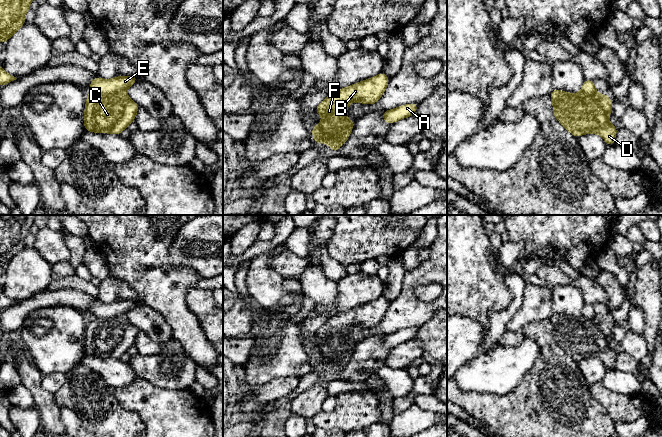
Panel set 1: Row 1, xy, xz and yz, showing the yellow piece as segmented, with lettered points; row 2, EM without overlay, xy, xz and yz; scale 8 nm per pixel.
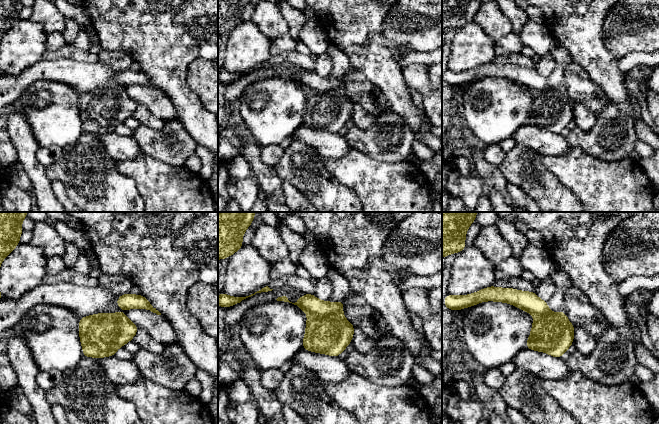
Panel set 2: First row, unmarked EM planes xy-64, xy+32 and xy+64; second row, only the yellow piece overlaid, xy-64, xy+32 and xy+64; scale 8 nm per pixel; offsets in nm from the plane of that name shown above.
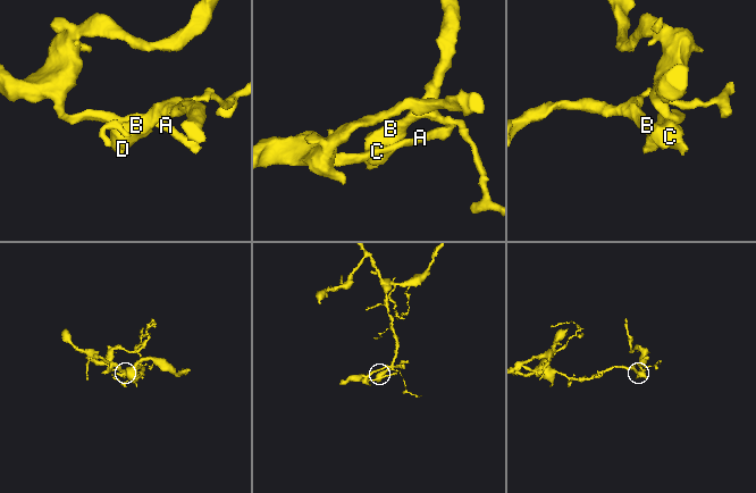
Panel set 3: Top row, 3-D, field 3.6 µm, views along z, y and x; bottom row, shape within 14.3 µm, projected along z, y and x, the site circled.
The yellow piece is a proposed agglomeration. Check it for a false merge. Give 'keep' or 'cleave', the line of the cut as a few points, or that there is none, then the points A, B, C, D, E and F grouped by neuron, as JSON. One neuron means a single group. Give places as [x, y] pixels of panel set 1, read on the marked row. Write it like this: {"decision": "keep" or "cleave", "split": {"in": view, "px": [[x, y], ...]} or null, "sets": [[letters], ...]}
{"decision": "cleave", "split": {"in": "xy", "px": [[125, 90], [109, 93], [91, 93]]}, "sets": [["A", "E"], ["B", "C", "D", "F"]]}

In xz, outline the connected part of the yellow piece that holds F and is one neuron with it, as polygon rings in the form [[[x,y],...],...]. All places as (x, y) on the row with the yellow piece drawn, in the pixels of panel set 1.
[[[382,72],[379,75],[358,82],[329,94],[320,105],[314,109],[323,119],[311,131],[320,136],[327,132],[331,136],[327,139],[331,152],[339,149],[348,139],[356,121],[346,118],[347,106],[352,102],[361,102],[369,105],[377,102],[383,95],[389,78]]]

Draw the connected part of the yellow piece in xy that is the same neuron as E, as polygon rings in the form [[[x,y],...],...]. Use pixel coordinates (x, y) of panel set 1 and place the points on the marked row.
[[[116,76],[109,80],[97,77],[90,82],[90,90],[91,93],[99,94],[110,94],[119,91],[126,91],[126,89],[133,85],[137,80],[137,76]]]

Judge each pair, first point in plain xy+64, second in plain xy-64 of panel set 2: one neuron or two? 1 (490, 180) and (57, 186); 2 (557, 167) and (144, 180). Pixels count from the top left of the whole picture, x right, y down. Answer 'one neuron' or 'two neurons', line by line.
1: two neurons
2: one neuron

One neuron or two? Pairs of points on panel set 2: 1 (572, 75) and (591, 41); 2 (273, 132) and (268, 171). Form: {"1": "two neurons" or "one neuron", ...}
{"1": "two neurons", "2": "two neurons"}

